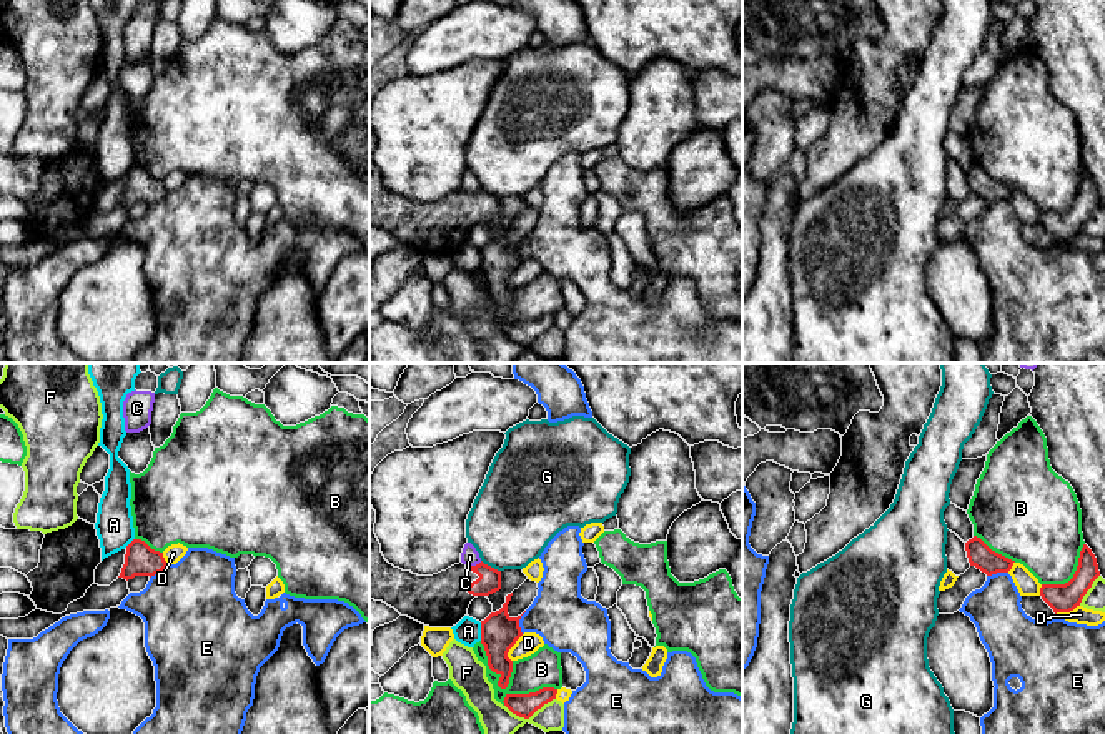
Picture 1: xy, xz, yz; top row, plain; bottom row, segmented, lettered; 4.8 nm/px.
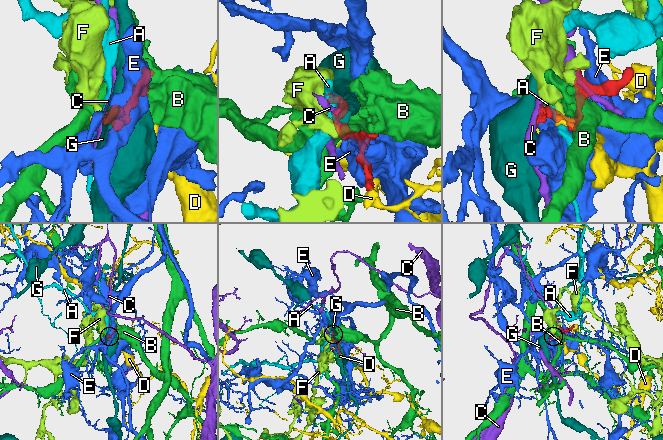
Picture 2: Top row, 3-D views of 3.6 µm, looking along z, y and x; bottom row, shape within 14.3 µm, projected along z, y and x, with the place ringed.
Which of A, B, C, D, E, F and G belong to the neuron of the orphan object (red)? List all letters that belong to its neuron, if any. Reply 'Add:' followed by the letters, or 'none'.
Add: none

